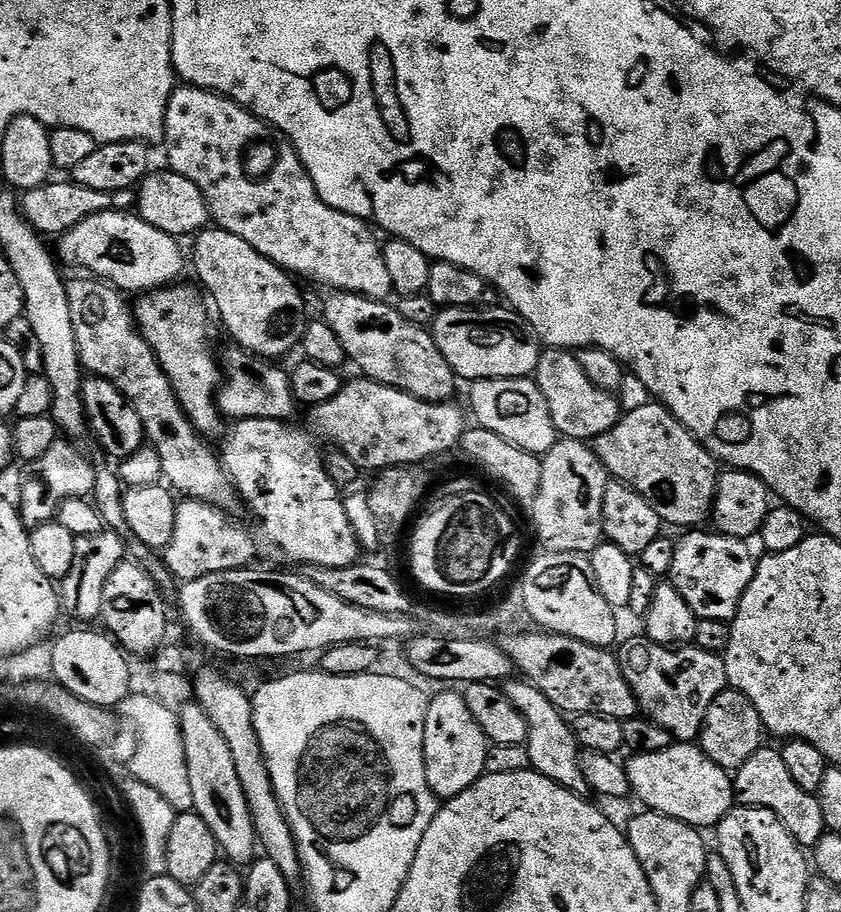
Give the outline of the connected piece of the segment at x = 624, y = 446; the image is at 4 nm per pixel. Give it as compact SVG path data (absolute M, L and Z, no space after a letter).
M659 402L644 404L633 412L625 411L616 425L606 434L596 437L594 447L598 458L606 466L609 477L613 481L628 484L638 494L642 494L654 506L665 525L677 524L680 530L688 530L700 526L704 519L713 515L713 504L716 500L716 487L720 480L721 469L718 461L704 445L693 436L685 424L670 409Z

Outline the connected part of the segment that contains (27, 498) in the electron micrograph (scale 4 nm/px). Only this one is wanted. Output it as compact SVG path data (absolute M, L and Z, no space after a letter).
M58 438L42 458L31 461L24 472L24 481L20 484L18 511L20 519L29 529L40 524L55 521L56 512L70 498L79 496L88 498L96 490L96 468L88 461L88 456L79 448L79 443L68 438Z

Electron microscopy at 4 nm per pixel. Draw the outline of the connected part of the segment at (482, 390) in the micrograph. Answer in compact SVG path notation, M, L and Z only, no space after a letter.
M519 376L473 380L467 388L472 412L476 415L475 423L479 427L490 430L498 434L498 438L506 438L506 442L541 458L556 444L558 433L554 418L550 418L550 406L546 406L546 398L542 398L542 390L538 390L535 379Z

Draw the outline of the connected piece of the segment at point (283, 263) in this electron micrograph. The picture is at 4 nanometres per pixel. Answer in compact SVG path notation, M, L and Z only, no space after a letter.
M177 87L173 91L166 110L163 143L168 149L168 168L182 174L182 178L190 178L190 182L194 182L194 186L198 186L198 190L202 190L202 198L206 198L208 214L214 221L215 227L226 230L230 234L238 234L243 240L250 242L250 246L254 246L254 250L258 250L258 254L270 258L270 262L274 262L285 272L295 274L297 277L305 276L306 279L313 280L316 284L325 284L325 289L337 292L357 292L360 296L369 296L371 300L387 301L393 295L390 274L386 271L384 249L381 241L376 241L377 233L365 221L326 206L326 202L322 202L314 182L308 177L308 172L302 166L296 149L292 147L287 136L272 127L271 124L266 123L265 120L259 120L254 113L249 112L241 104L235 104L229 96L221 96L219 92L211 92L205 88Z

